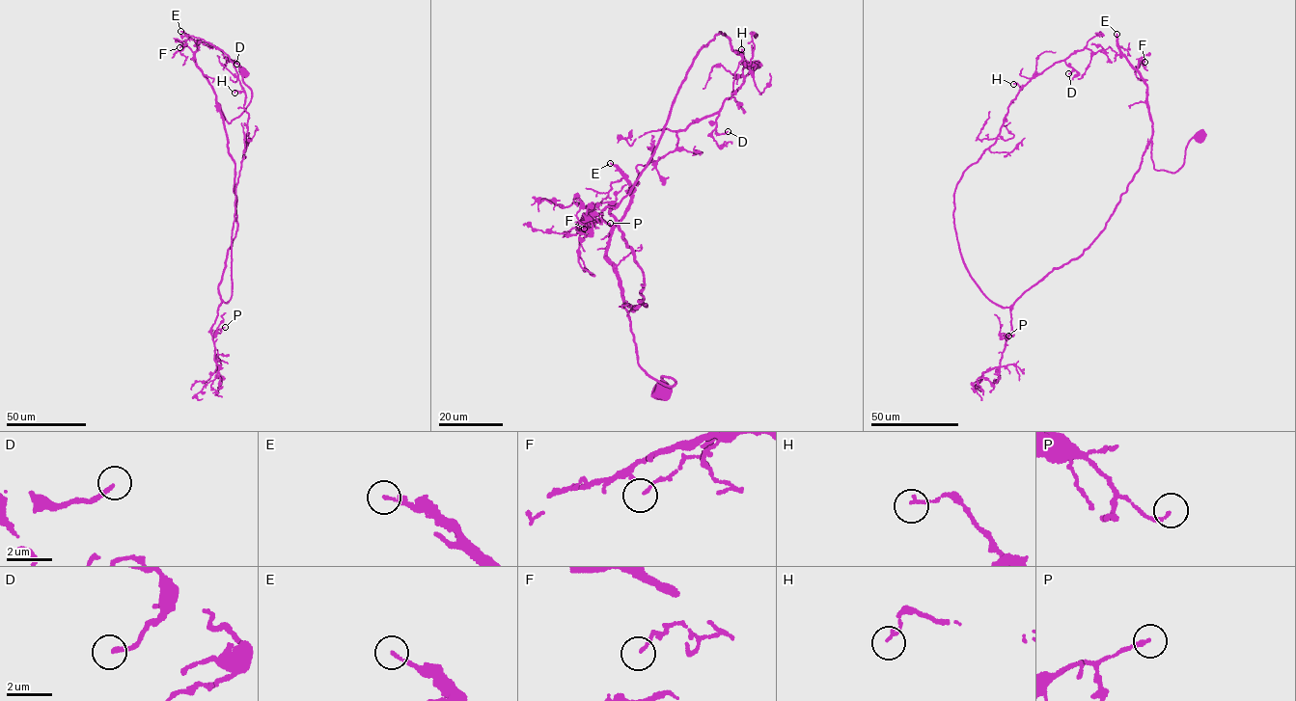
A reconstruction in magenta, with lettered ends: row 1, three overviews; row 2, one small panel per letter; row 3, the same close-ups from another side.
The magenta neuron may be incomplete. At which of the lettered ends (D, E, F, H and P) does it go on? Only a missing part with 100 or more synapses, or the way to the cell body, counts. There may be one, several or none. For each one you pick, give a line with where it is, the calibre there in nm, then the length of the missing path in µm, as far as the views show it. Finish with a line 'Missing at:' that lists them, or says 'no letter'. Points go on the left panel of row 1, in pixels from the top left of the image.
E: Place: (180, 31). Thickness 160 nm. Missing length about 90 µm
Missing at: E

